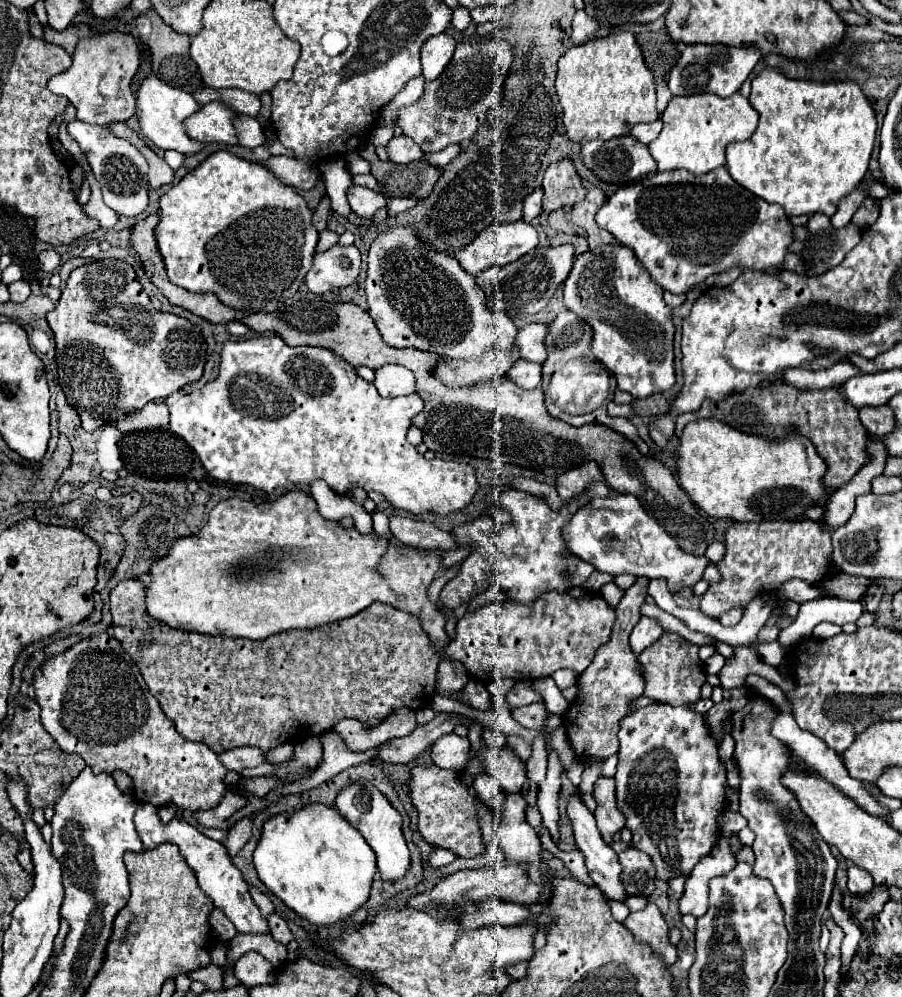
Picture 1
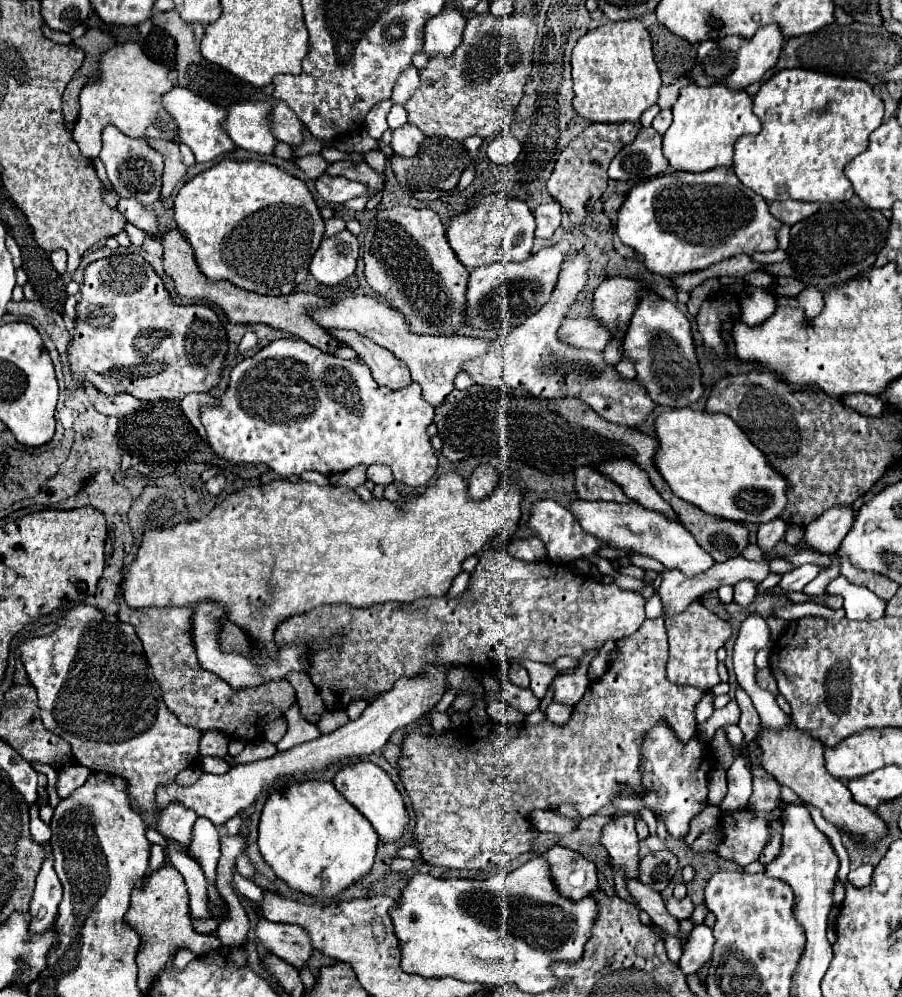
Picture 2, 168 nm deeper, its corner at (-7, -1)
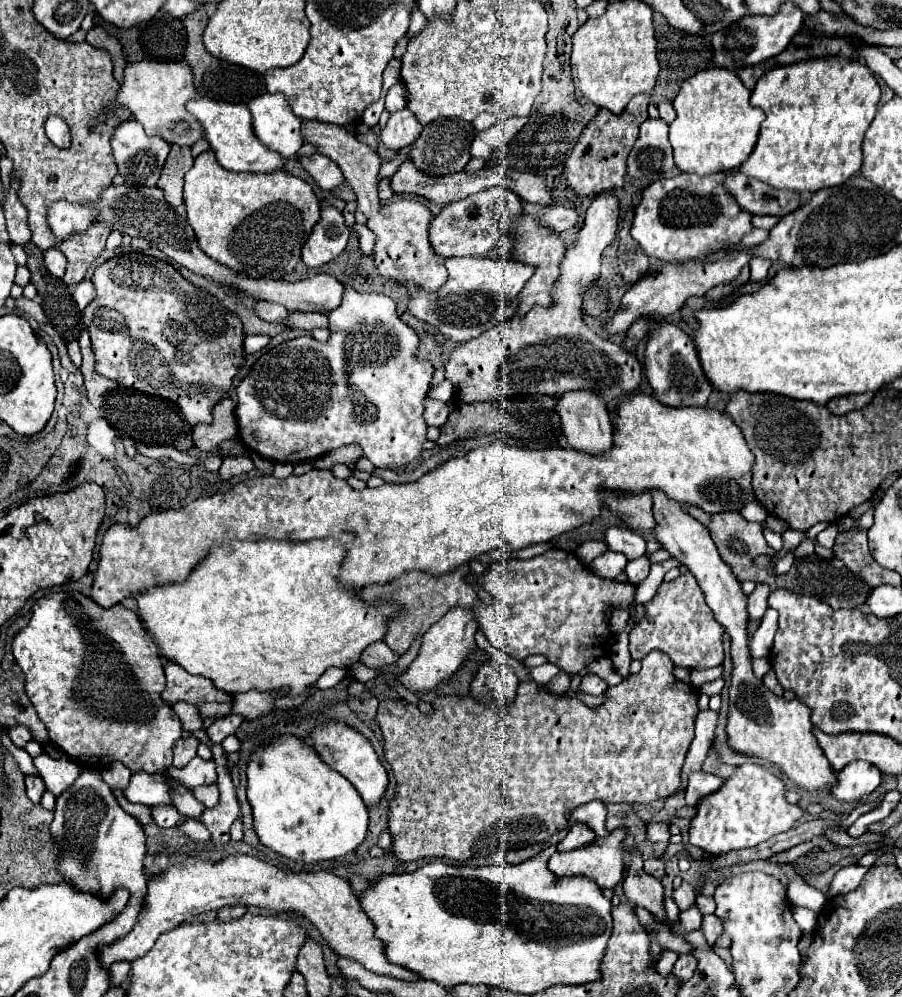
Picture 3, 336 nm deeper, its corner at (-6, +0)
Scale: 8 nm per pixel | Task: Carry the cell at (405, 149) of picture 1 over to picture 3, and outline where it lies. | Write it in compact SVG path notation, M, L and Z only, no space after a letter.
M400 109L390 113L390 119L386 123L386 127L382 127L380 133L380 141L388 147L388 149L402 149L412 145L418 135L422 131L420 121L414 117L414 113L410 113L408 109Z

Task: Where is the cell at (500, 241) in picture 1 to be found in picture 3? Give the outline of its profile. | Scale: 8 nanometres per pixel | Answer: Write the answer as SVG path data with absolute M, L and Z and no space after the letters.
M492 187L468 195L462 201L446 205L430 223L430 243L440 257L482 257L488 255L504 235L498 227L498 219L520 211L522 201L514 191L504 187Z

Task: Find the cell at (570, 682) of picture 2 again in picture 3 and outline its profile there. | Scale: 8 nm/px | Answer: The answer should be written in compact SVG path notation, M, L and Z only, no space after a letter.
M584 677L580 683L580 689L588 695L602 695L608 689L608 683L600 677Z

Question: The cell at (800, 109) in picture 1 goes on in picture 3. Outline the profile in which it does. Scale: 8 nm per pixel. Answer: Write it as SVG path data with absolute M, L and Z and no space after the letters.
M814 59L812 63L792 63L764 73L752 89L750 103L766 113L758 143L740 167L740 173L756 177L776 189L792 189L812 193L822 187L838 187L856 175L862 167L862 139L876 115L880 87L864 63L848 63L848 59Z

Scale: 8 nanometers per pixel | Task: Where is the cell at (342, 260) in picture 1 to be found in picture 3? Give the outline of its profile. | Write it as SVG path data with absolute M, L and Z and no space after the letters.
M322 207L320 221L302 247L302 261L308 267L320 267L334 261L344 253L348 235L350 231L344 225L342 211L338 211L336 207Z

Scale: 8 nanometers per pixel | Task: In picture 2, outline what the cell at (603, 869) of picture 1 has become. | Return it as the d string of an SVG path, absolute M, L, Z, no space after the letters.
M625 878L625 886L627 886L631 898L635 900L637 908L645 910L657 926L661 926L669 934L677 934L679 932L679 920L675 920L673 916L667 914L665 902L663 902L659 892L653 892L649 886L641 884L635 878Z

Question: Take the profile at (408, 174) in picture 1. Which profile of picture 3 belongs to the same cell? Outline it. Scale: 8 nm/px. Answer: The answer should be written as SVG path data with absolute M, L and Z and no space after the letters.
M436 119L428 123L420 137L416 139L412 147L412 163L426 175L446 175L446 173L456 173L466 167L470 161L470 147L476 137L476 129L472 127L470 121L464 119Z

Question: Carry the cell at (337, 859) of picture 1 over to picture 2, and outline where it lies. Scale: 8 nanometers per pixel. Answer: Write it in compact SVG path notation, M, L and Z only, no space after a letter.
M303 782L293 784L283 792L273 792L261 812L259 824L259 850L277 878L291 890L307 894L319 902L331 902L343 890L361 882L375 864L379 836L369 820L349 804L331 782Z

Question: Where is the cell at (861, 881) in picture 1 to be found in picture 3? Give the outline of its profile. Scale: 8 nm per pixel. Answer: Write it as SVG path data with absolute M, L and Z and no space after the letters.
M862 865L842 867L842 869L834 875L834 879L832 879L830 887L828 887L828 893L834 897L834 895L840 895L840 893L850 893L850 891L854 891L854 889L860 885L864 873L866 873L866 867L862 867Z

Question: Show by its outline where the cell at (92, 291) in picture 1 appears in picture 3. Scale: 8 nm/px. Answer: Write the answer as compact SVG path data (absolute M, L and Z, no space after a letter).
M124 253L100 265L92 277L96 299L84 313L96 353L96 371L124 387L174 401L188 425L212 423L212 409L226 397L234 375L244 365L244 329L236 313L230 313L214 295L184 279L170 263L144 253Z

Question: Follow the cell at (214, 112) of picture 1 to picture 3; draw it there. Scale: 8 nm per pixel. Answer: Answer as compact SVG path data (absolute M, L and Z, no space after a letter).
M264 93L248 105L254 121L254 133L270 149L286 159L294 157L304 143L302 119L298 119L282 93Z

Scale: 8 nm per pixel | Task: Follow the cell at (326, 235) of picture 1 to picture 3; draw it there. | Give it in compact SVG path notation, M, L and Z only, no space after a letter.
M354 225L355 231L360 231L360 241L362 241L362 249L366 249L368 257L372 257L372 245L376 243L376 235L374 231L370 231L366 225Z

